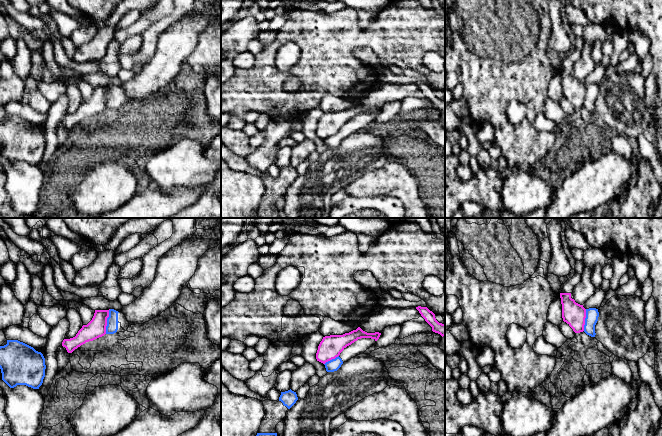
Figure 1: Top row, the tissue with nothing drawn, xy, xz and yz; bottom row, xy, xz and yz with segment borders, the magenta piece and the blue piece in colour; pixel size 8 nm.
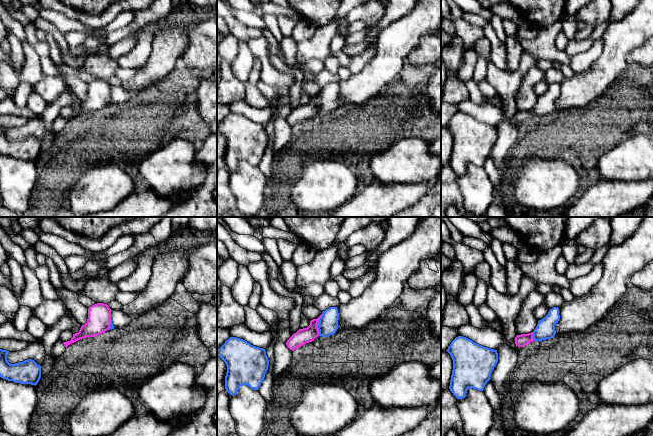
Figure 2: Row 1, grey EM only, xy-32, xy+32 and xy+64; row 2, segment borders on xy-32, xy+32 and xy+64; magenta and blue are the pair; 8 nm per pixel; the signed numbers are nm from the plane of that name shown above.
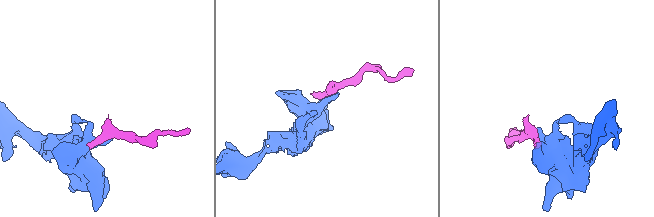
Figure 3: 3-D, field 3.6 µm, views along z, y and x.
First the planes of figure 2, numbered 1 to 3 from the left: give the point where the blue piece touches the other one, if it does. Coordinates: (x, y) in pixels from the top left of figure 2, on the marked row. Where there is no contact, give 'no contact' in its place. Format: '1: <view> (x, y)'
1: xy-32 (109, 325)
2: xy+32 (316, 325)
3: xy+64 (532, 336)

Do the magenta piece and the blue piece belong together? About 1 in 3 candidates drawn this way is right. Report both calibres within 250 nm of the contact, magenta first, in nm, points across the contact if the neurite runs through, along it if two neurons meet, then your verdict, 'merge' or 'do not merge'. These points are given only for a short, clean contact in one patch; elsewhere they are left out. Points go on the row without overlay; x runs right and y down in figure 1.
150/100 nm | along xy (110, 85), (105, 109) | do not merge

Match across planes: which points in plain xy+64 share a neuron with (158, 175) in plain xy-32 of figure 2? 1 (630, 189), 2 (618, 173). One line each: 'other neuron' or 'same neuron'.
1: other neuron
2: same neuron

